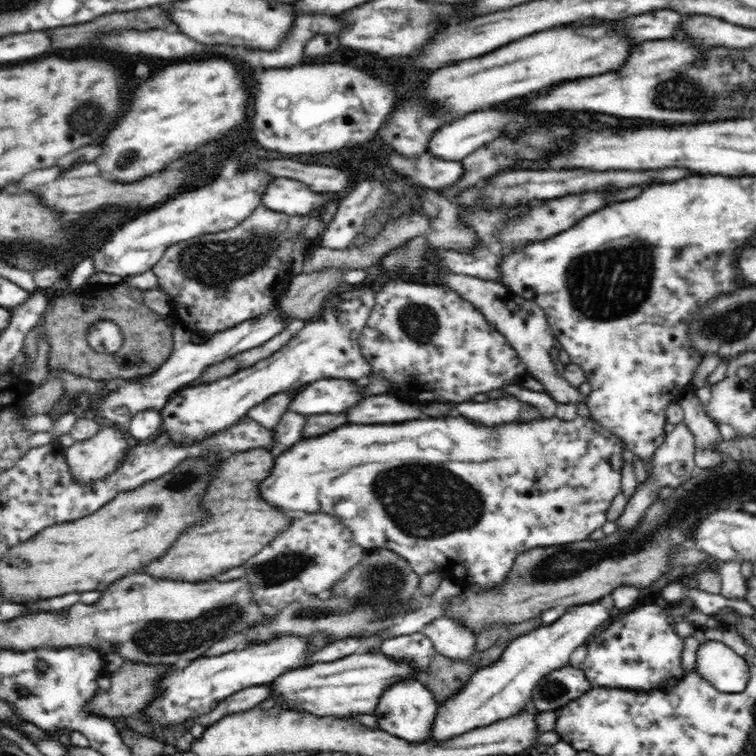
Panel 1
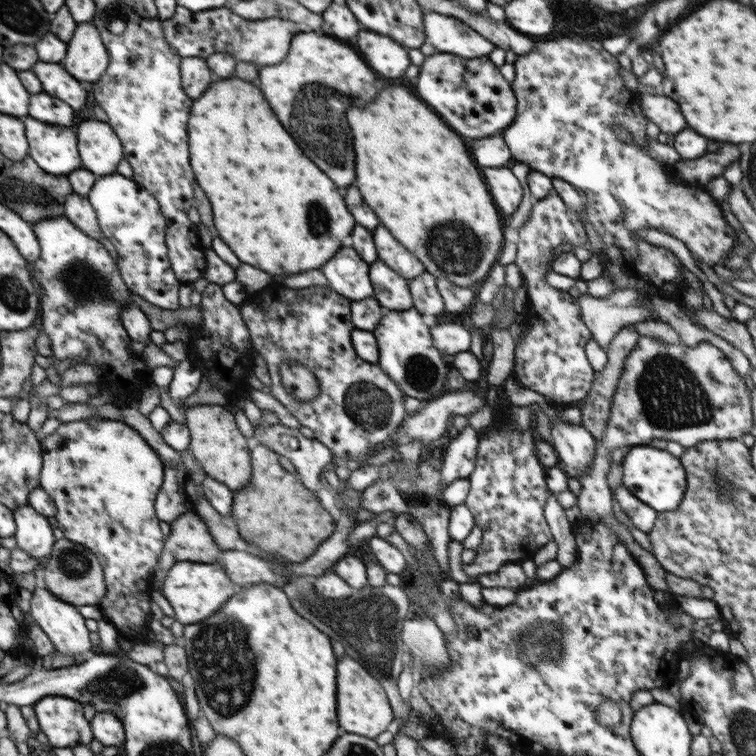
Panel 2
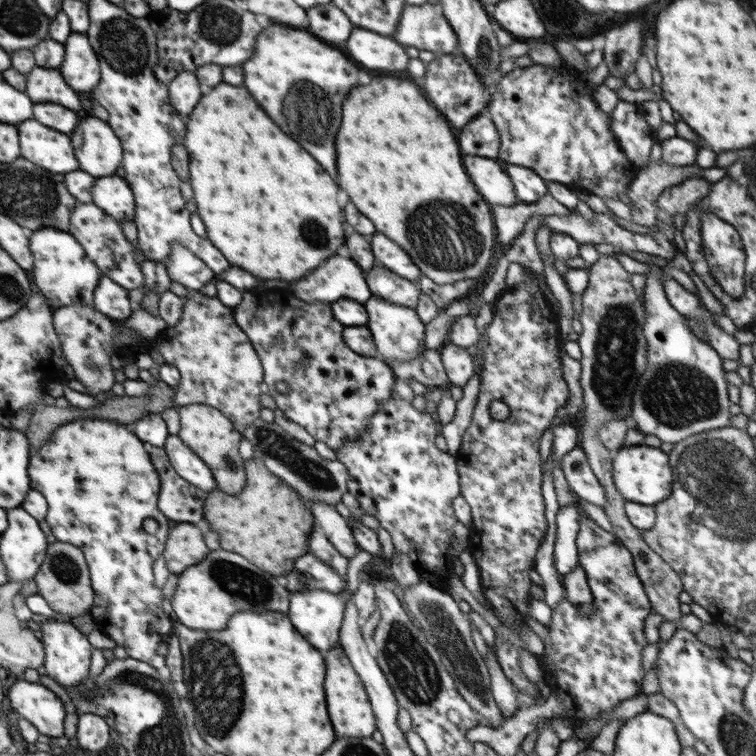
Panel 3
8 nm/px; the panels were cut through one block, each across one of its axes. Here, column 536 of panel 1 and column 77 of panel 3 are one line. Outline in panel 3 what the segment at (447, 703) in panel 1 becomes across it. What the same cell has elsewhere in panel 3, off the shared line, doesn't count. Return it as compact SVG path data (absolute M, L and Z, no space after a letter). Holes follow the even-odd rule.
M46 619L41 622L41 641L45 650L44 666L46 667L46 675L50 675L65 690L82 684L82 680L88 674L90 666L90 654L93 653L90 642L86 640L83 632L71 623L66 624L65 621L56 621L55 619Z

